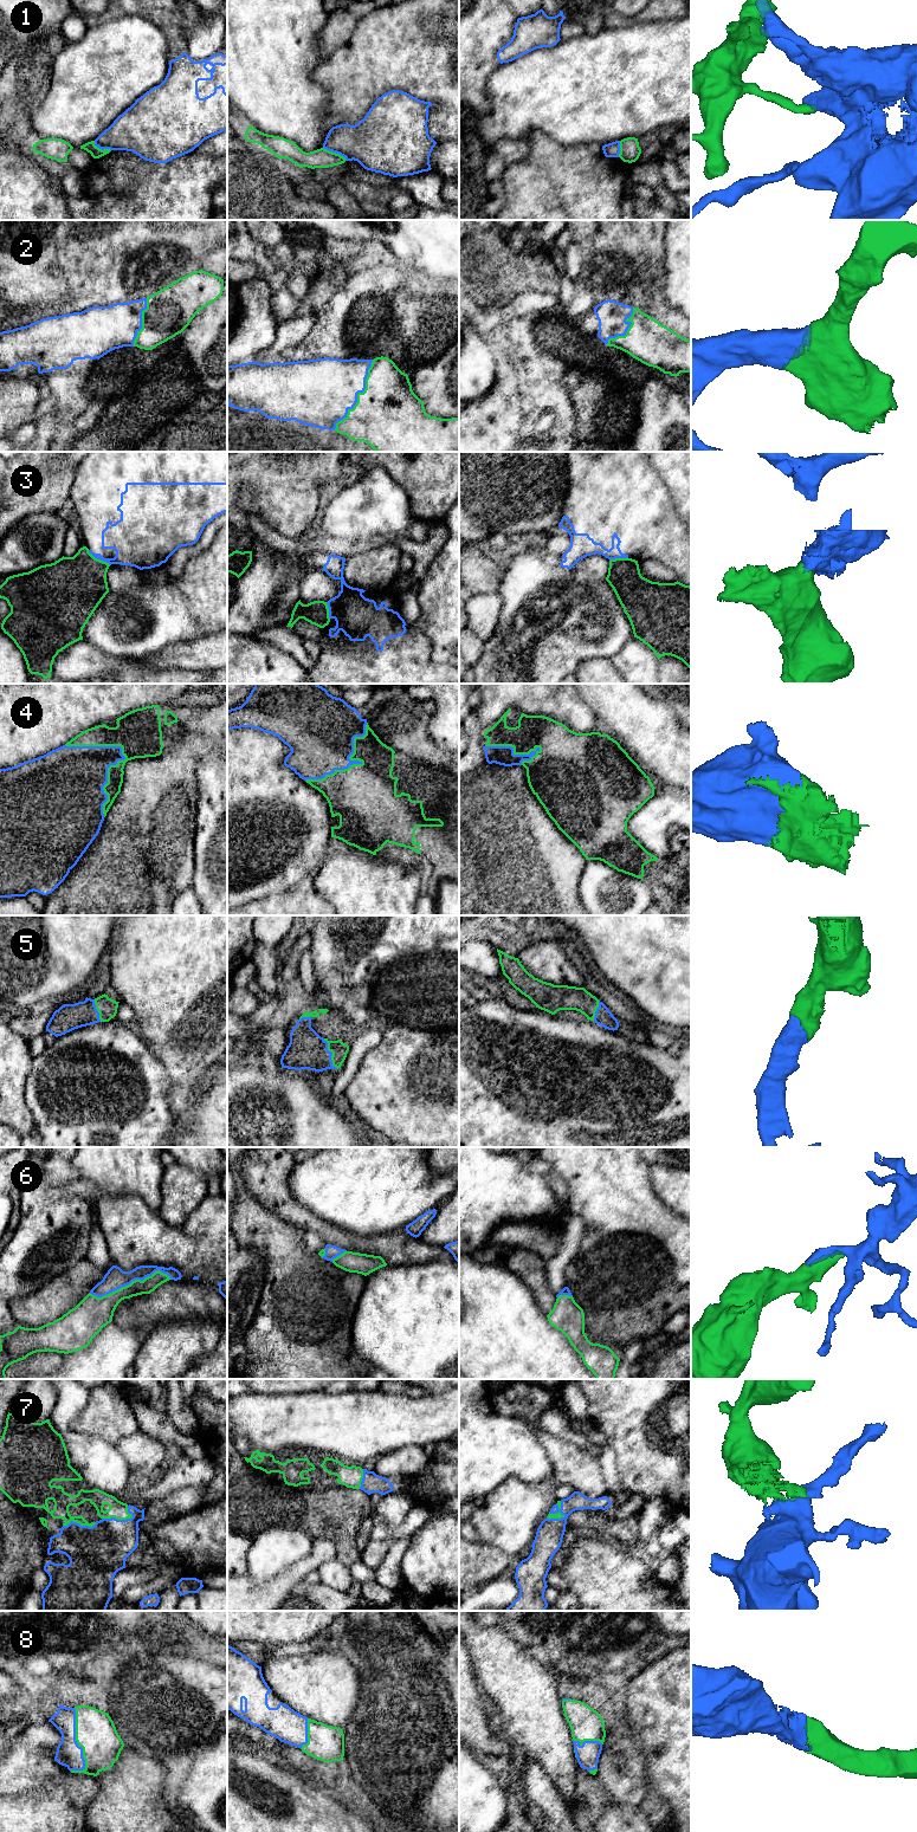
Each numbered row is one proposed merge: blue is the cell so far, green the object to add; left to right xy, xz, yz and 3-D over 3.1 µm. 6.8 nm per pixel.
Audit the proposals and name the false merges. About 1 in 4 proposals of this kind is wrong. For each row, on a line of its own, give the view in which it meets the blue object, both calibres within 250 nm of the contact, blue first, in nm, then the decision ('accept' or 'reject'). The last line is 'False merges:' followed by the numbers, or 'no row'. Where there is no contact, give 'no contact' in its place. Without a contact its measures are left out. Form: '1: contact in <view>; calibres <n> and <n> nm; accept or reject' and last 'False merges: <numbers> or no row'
1: contact in xz; calibres 320 and 130 nm; reject
2: contact in xz; calibres 460 and 460 nm; accept
3: contact in xy; calibres 280 and 400 nm; reject
4: contact in xy; calibres 260 and 300 nm; accept
5: contact in xz; calibres 260 and 110 nm; accept
6: contact in xy; calibres 140 and 150 nm; accept
7: contact in xy; calibres 360 and 120 nm; accept
8: contact in xy; calibres 170 and 280 nm; accept
False merges: 1, 3

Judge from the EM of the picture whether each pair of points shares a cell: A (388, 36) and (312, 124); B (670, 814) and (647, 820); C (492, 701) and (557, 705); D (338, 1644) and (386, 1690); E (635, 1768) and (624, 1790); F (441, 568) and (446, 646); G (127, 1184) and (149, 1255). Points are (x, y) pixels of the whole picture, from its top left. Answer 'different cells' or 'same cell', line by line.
A: different cells
B: same cell
C: same cell
D: same cell
E: same cell
F: same cell
G: different cells

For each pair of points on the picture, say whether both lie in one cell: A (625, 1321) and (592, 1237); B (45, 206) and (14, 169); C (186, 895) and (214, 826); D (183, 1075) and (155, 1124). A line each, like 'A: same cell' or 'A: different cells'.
A: same cell
B: same cell
C: different cells
D: different cells

